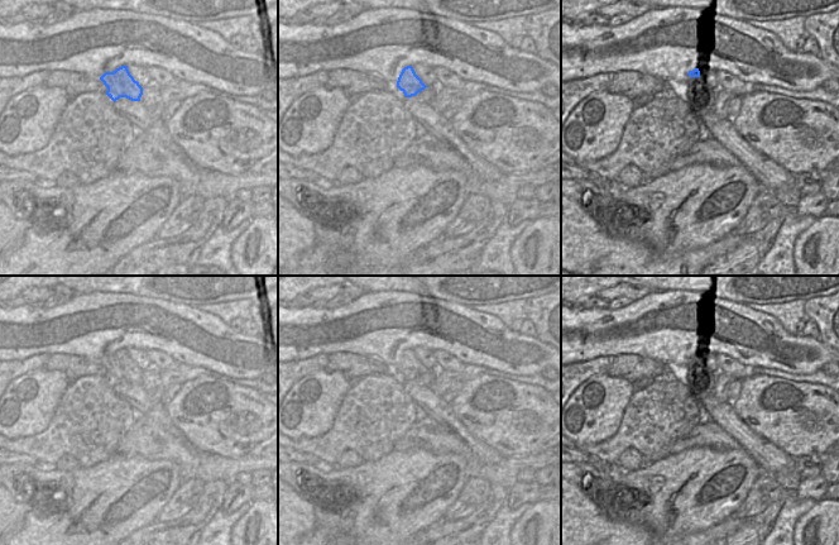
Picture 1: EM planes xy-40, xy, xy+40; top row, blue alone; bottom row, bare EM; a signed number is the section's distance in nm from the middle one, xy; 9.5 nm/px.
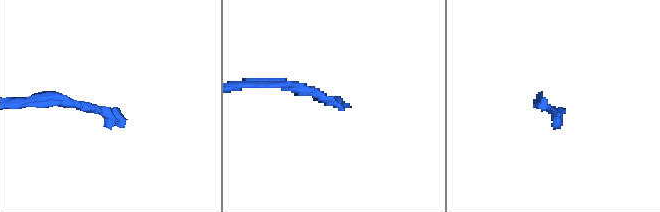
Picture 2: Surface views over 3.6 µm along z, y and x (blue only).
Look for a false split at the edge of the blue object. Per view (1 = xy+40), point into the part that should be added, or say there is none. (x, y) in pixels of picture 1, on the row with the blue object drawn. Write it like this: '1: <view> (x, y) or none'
1: xy+40 (701, 96)

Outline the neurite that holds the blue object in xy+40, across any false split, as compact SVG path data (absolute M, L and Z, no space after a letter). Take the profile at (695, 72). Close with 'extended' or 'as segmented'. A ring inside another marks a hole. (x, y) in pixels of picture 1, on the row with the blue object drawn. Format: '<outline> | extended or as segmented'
M699 68L689 71L686 80L677 86L671 86L673 92L686 101L699 116L701 113L714 113L719 100L718 86L714 86L700 73Z | extended

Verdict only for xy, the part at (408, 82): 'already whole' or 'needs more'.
needs more

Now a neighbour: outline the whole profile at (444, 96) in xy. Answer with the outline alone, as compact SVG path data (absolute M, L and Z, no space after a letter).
M464 81L461 90L438 87L431 105L437 113L444 113L451 101L485 91L488 86L489 85L484 85L481 82Z

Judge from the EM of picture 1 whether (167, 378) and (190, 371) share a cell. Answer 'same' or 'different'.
same

